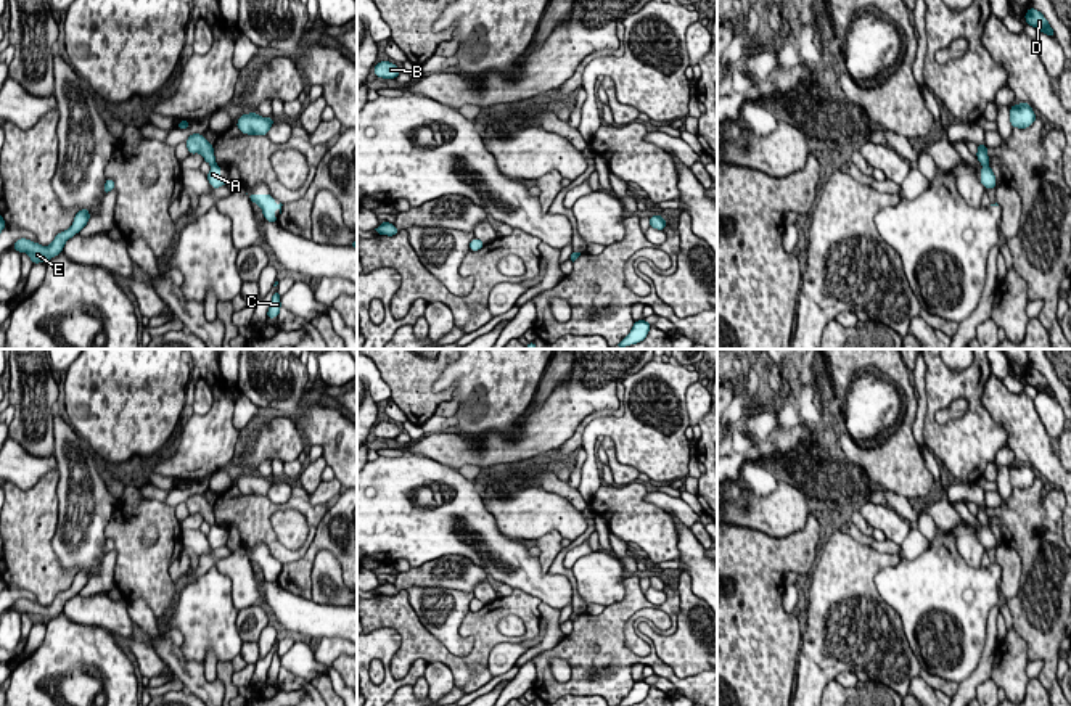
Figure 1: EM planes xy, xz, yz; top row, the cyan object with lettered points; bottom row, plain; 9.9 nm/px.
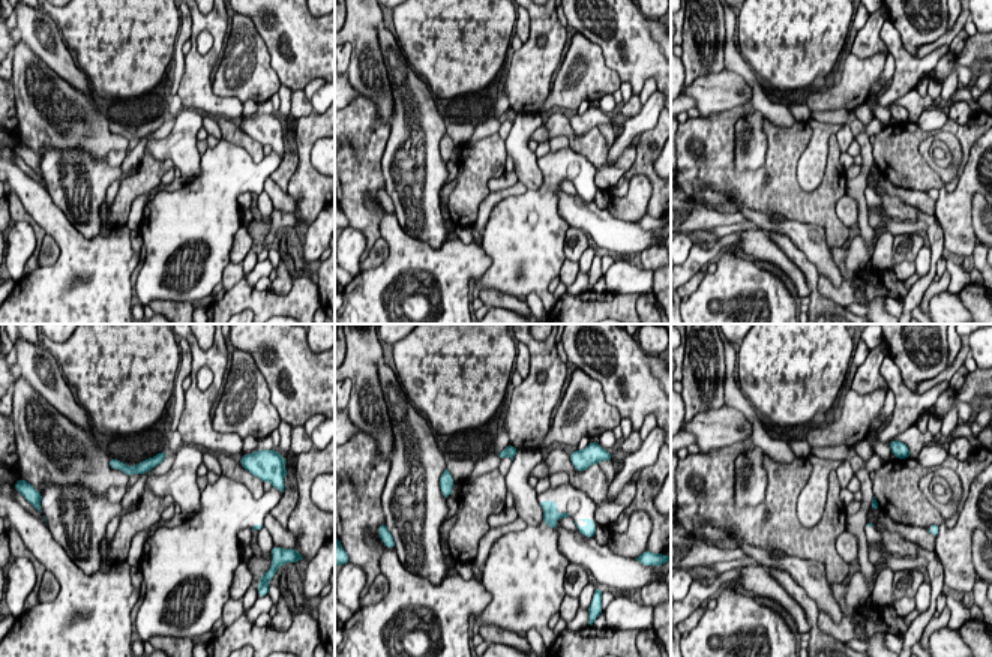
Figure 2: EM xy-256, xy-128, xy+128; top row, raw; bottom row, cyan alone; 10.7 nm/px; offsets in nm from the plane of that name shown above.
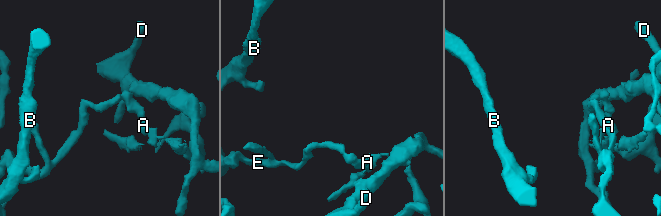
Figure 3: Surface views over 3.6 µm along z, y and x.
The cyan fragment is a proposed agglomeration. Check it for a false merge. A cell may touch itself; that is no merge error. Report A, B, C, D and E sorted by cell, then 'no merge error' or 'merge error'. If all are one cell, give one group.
groups A / B C D E; merge error

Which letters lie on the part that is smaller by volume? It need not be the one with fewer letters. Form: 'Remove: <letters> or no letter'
Remove: A

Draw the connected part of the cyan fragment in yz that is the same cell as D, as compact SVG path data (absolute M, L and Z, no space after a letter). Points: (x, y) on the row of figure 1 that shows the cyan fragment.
M1029 8L1028 13L1024 14L1024 19L1029 26L1036 27L1037 32L1040 31L1042 34L1047 34L1050 37L1055 37L1053 29L1050 27L1048 21L1044 18L1040 11L1036 8Z

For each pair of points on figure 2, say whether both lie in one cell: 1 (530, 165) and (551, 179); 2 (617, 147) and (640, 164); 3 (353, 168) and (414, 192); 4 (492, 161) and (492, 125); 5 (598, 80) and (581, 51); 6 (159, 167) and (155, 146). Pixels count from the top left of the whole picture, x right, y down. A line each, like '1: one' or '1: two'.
1: two
2: two
3: two
4: two
5: one
6: two

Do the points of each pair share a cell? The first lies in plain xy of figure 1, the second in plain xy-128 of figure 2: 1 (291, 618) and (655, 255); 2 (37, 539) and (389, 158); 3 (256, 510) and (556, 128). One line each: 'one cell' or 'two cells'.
1: two cells
2: two cells
3: one cell

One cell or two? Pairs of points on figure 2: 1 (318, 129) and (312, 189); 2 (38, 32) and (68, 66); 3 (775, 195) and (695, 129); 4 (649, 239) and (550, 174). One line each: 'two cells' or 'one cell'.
1: one cell
2: one cell
3: one cell
4: two cells

